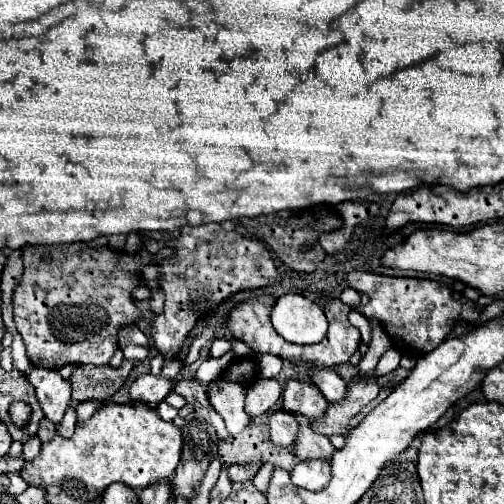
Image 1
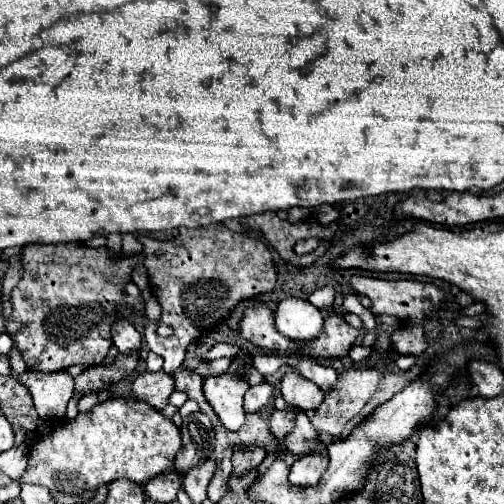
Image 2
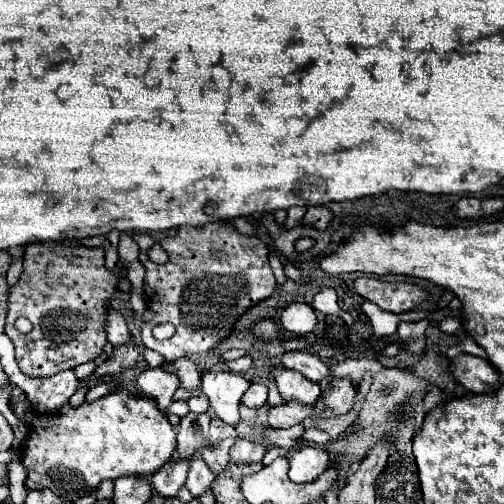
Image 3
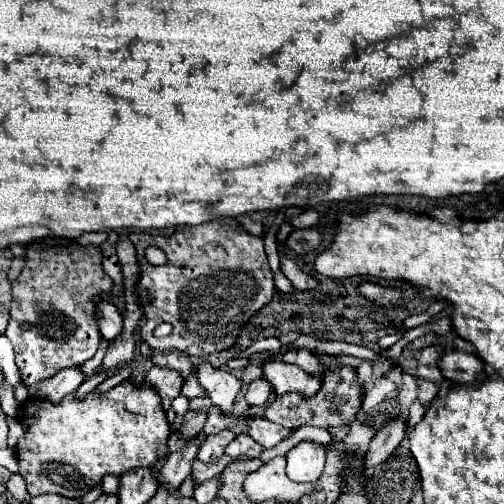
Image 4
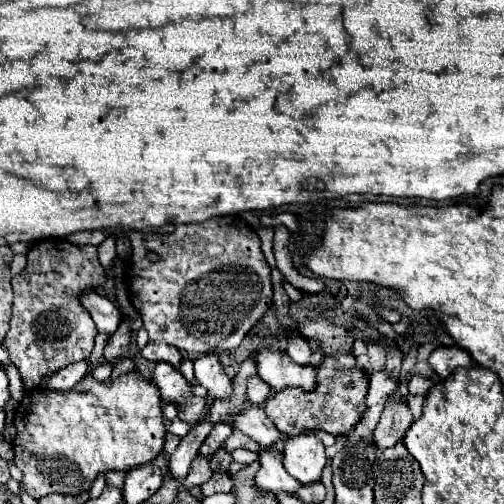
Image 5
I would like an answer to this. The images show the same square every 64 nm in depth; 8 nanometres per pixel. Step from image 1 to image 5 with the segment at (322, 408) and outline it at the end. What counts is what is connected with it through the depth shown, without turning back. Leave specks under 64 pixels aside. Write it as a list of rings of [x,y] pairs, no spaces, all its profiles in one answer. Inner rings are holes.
[[[264,348],[256,354],[258,364],[258,376],[270,384],[274,392],[280,392],[284,388],[302,388],[310,392],[316,388],[316,368],[314,366],[300,366],[292,362],[286,352],[278,348]]]

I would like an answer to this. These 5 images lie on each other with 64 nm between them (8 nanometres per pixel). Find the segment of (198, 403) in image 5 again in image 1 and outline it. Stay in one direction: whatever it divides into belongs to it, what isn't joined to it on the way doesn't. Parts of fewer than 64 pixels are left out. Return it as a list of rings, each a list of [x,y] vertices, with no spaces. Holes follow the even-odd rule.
[[[142,374],[134,380],[130,386],[130,400],[134,402],[148,403],[150,406],[157,406],[172,390],[172,380],[166,380],[164,376],[154,374]]]

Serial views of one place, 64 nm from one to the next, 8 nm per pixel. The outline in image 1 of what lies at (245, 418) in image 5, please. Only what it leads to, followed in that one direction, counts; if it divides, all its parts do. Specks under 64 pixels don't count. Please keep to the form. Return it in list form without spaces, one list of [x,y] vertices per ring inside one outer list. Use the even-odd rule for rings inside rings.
[[[298,418],[298,424],[300,424],[300,434],[296,438],[296,456],[298,460],[302,462],[308,462],[308,460],[328,460],[332,458],[332,452],[334,452],[334,446],[332,442],[326,438],[326,436],[320,436],[316,432],[312,432],[308,420],[304,418]]]

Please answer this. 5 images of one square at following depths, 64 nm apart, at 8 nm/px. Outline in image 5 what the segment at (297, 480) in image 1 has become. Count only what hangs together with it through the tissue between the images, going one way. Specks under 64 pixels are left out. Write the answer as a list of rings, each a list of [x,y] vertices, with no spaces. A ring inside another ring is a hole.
[[[294,436],[284,446],[284,468],[302,484],[320,480],[326,464],[324,444],[314,436]]]

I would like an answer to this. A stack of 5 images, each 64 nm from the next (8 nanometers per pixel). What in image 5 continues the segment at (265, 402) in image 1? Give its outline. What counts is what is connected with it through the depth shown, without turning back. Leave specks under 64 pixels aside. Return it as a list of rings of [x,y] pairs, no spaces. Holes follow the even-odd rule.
[[[252,376],[248,378],[248,400],[252,404],[264,404],[270,396],[270,388],[268,384],[264,384],[264,380],[260,380],[260,376]]]

